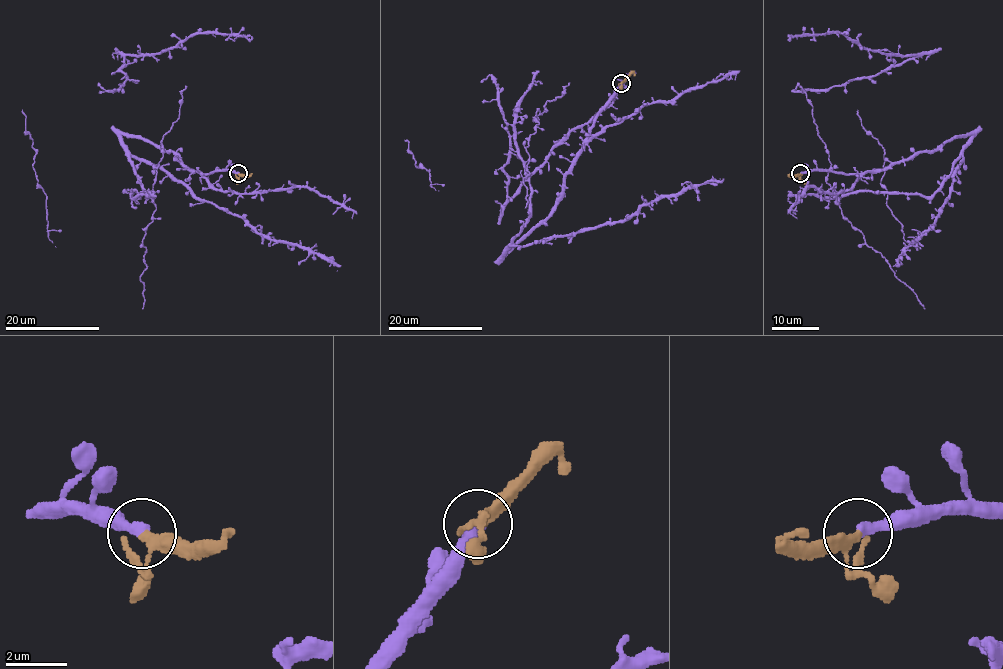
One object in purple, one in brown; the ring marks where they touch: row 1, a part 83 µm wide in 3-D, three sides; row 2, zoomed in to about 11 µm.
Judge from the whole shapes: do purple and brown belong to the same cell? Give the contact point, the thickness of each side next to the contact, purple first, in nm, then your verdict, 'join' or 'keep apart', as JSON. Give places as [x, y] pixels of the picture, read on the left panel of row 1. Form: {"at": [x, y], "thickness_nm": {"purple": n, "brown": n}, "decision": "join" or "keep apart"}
{"at": [238, 173], "thickness_nm": {"purple": 360, "brown": 240}, "decision": "join"}

